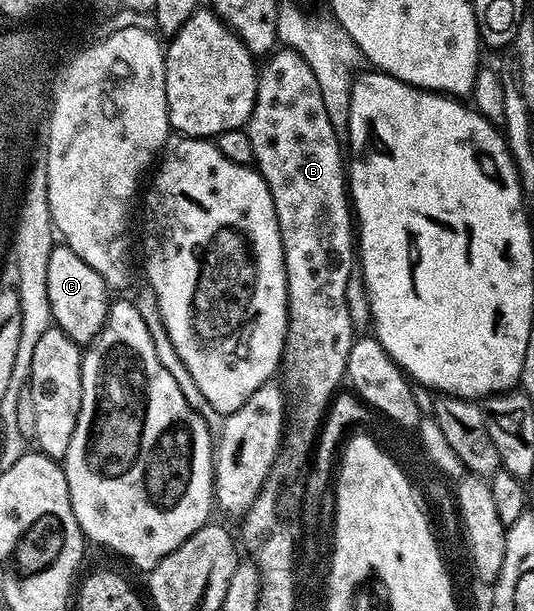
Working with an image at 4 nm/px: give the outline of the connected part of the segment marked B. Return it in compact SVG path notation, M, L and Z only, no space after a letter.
M277 49L260 64L257 73L257 92L255 105L247 124L253 150L253 163L257 171L267 181L267 189L271 189L271 201L275 201L275 215L279 221L279 233L283 241L283 257L285 258L285 272L287 273L287 301L289 302L289 328L285 334L285 353L283 356L283 375L289 378L288 386L297 394L297 400L292 400L291 412L287 417L287 430L283 436L283 459L289 463L297 463L308 456L315 447L315 436L324 420L325 412L334 395L338 394L337 387L346 378L347 357L351 353L351 345L355 332L351 325L351 313L345 304L347 297L347 281L355 274L355 216L351 210L351 200L347 190L347 163L343 158L343 143L339 140L339 133L333 127L331 117L327 117L327 108L323 105L323 93L319 93L319 81L315 81L315 73L311 73L311 65L303 61L298 51Z

